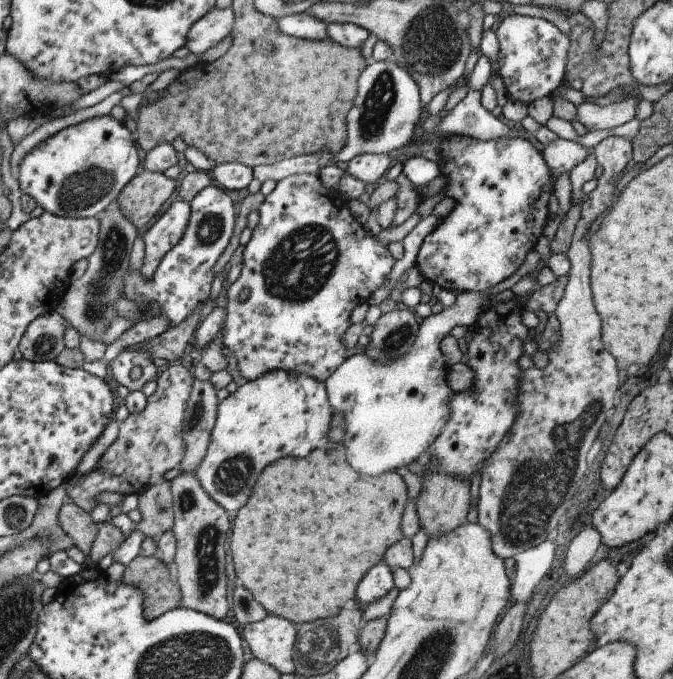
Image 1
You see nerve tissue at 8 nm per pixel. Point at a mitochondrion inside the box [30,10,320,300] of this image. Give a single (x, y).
(82, 190)

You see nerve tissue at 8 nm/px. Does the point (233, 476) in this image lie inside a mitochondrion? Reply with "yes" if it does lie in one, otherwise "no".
yes

